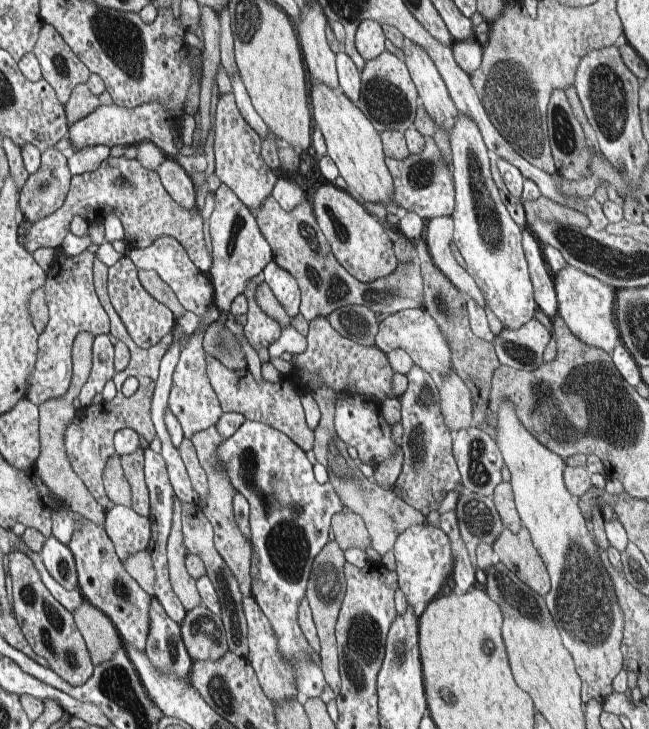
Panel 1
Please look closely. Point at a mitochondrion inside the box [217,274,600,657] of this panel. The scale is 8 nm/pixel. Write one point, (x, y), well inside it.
(288, 546)

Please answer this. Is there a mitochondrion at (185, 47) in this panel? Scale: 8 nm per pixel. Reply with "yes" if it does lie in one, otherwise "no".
no

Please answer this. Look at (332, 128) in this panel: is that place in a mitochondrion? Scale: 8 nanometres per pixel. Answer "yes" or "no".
no

